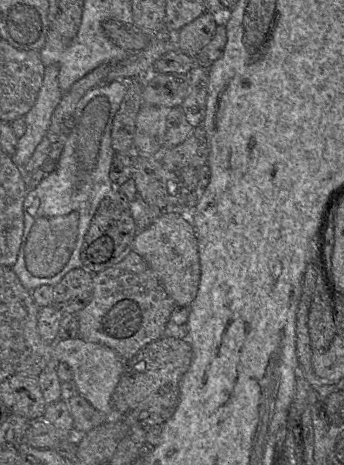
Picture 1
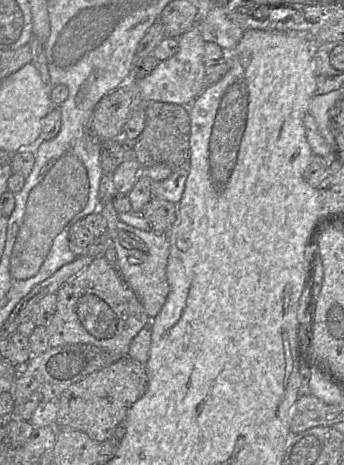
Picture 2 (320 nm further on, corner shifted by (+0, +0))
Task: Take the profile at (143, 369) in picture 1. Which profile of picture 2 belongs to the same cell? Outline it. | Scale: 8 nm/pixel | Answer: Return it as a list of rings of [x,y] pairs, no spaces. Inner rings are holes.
[[[125,356],[67,387],[59,398],[54,426],[82,431],[94,441],[103,442],[114,436],[116,429],[123,425],[129,409],[143,396],[147,386],[145,364]]]

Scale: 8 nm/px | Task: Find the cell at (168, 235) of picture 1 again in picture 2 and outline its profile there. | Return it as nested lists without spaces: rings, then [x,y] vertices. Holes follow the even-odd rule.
[[[104,172],[102,175],[99,187],[98,211],[107,221],[110,239],[117,253],[117,269],[152,319],[160,312],[169,294],[166,275],[170,253],[168,234],[159,234],[152,230],[140,230],[119,219],[119,213],[116,212],[113,206],[113,198],[117,192],[112,175],[108,172]]]

